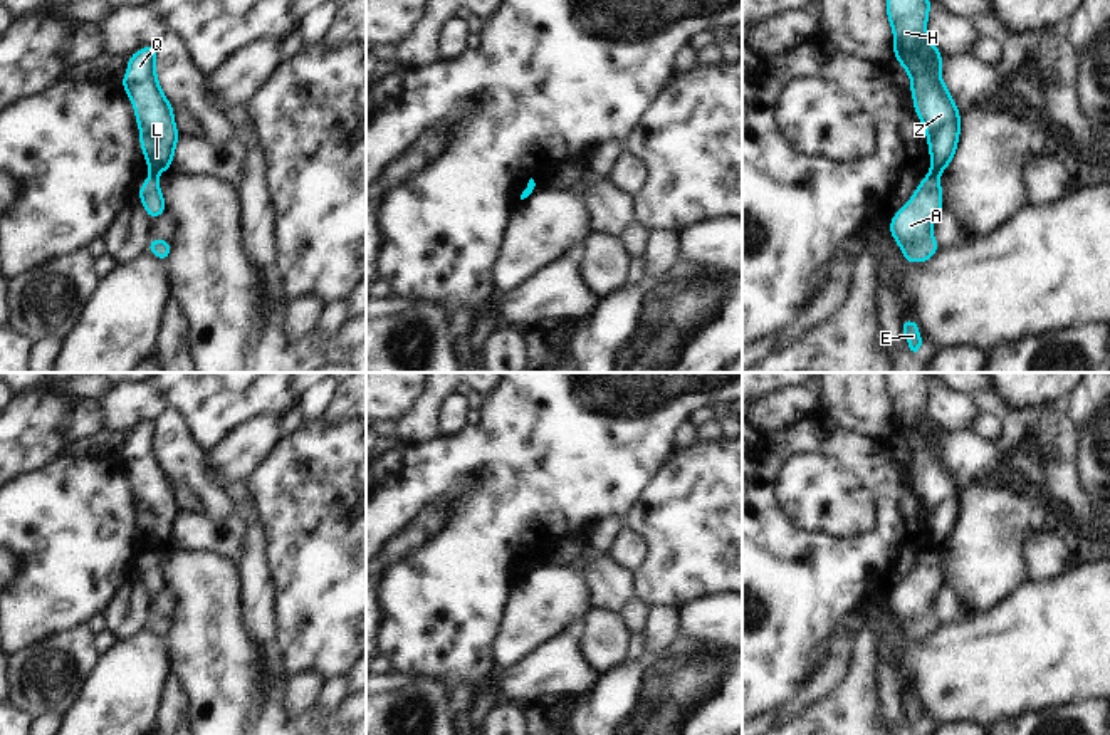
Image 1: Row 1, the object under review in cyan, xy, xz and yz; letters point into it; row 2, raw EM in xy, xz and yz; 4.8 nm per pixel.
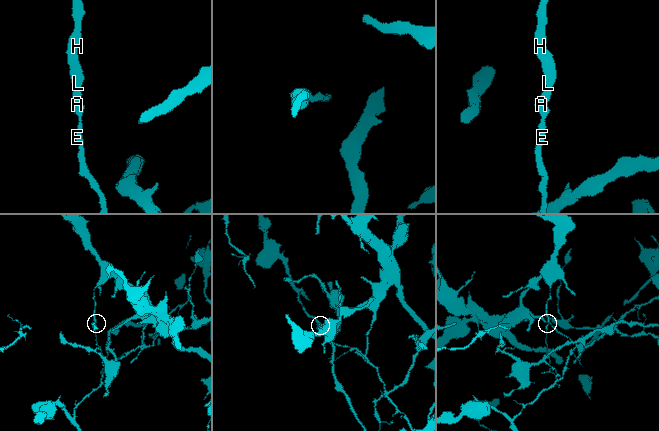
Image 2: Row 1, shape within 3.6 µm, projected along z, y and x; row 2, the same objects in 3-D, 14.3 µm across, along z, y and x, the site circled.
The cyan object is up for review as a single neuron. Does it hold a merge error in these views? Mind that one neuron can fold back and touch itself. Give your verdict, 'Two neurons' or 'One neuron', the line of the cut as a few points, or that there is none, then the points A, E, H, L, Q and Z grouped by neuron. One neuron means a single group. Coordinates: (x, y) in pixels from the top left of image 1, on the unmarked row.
Two neurons. Split along xy (157, 549), (150, 552). Groups: A E / H L Q Z

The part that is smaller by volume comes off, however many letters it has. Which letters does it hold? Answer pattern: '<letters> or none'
A, E

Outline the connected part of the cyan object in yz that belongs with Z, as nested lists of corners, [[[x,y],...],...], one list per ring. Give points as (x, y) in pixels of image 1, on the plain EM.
[[[887,373],[893,436],[910,451],[914,487],[927,510],[930,549],[940,552],[957,527],[961,487],[942,456],[944,430],[927,408],[930,383],[929,373]]]

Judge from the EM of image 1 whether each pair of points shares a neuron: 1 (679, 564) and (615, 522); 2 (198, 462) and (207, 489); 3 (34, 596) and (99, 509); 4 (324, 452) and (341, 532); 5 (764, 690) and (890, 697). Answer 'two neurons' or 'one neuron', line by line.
1: two neurons
2: one neuron
3: one neuron
4: one neuron
5: two neurons

